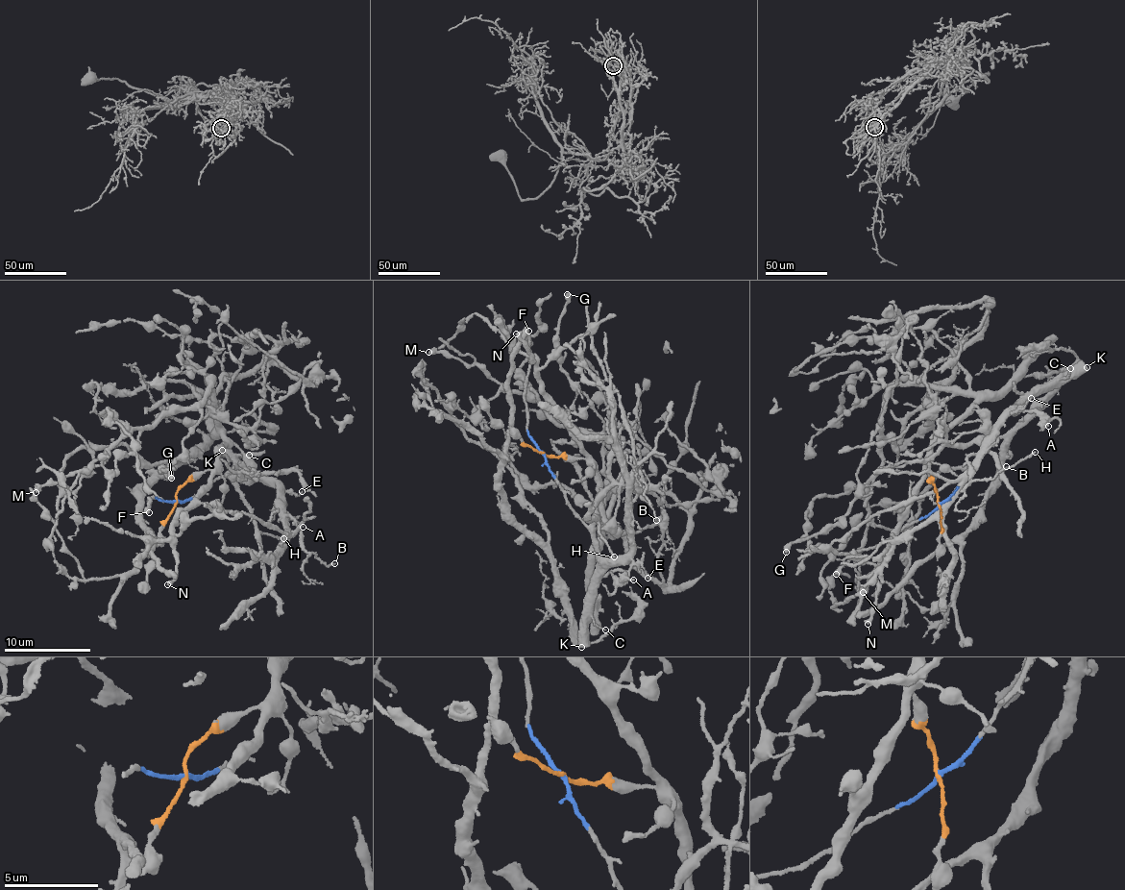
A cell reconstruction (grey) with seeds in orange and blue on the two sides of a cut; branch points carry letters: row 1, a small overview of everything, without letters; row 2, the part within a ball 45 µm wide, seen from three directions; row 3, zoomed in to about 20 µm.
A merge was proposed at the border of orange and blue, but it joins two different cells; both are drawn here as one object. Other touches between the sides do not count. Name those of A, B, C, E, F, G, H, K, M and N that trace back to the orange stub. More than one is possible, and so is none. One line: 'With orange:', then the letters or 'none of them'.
With orange: G, M, N

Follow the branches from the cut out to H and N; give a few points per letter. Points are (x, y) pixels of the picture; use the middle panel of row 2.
H: (542, 453), (545, 465), (573, 511), (586, 524), (596, 518), (596, 515), (598, 534), (613, 557)
N: (542, 453), (544, 456), (587, 457), (572, 434), (564, 415), (547, 399), (535, 364), (515, 334)

